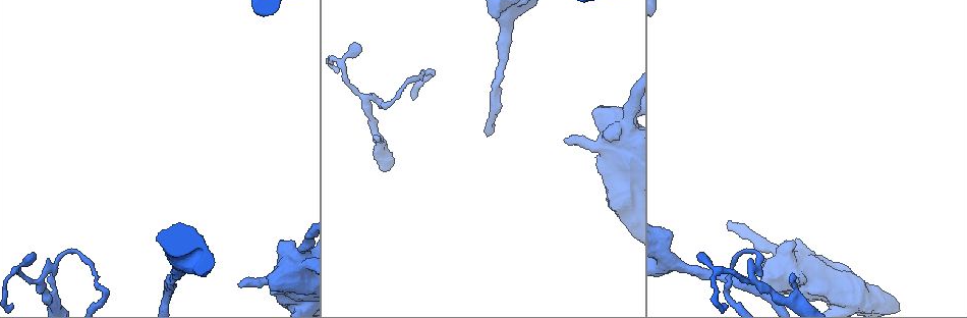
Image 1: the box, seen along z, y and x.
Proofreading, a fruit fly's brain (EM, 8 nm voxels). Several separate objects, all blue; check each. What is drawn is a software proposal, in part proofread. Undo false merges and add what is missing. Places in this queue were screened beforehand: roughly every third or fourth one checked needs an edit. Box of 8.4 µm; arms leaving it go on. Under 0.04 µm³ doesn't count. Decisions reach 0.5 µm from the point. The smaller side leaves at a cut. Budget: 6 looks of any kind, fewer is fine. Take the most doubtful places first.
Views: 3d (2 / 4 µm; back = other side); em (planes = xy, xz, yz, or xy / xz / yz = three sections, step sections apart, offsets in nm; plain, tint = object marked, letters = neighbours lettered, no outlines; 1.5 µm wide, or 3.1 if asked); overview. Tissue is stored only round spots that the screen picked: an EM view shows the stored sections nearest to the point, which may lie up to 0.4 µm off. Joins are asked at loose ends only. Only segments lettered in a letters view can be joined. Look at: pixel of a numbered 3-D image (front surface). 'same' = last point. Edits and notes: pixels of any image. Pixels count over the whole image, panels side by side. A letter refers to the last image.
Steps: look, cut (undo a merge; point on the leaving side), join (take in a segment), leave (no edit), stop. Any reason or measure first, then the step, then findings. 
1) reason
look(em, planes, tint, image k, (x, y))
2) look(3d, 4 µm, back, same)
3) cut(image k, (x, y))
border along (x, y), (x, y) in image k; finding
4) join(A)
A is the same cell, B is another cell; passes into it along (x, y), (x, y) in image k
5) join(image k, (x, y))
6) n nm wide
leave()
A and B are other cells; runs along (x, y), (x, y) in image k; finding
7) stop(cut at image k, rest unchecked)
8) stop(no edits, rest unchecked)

an open end
look(3d, 4 µm, image 1, (565, 141))

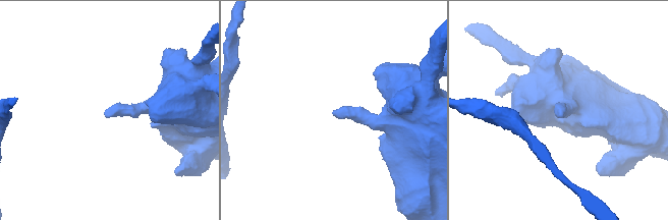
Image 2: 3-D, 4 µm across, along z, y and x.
look(em, planes, letters, image 2, (563, 115))

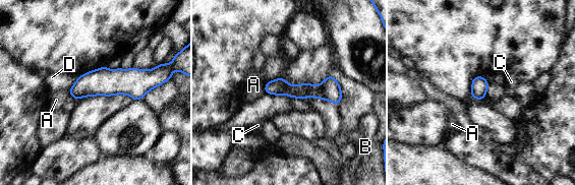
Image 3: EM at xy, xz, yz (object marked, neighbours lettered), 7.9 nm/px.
D touches over 140 nm
leave()
A, B, C and D are other cells; no lettered segment goes on from it

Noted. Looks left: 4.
branch stops here
look(em, yz, step 4, plain, image 1, (699, 253))

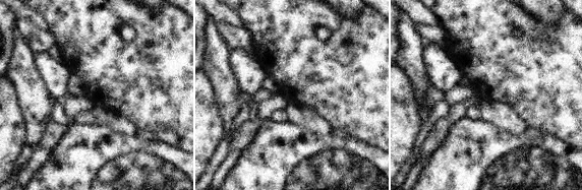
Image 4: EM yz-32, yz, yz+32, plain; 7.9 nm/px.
what lies round it
look(em, yz, step 4, letters, same)

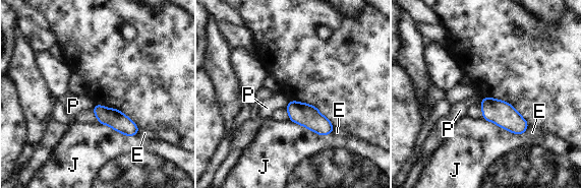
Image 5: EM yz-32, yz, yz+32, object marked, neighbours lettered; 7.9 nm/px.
leave()
E, J and P are other cells; border along (528, 125), (525, 131) in image 5; no lettered segment goes on from it

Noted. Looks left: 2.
stop(no edits, rest unchecked)

